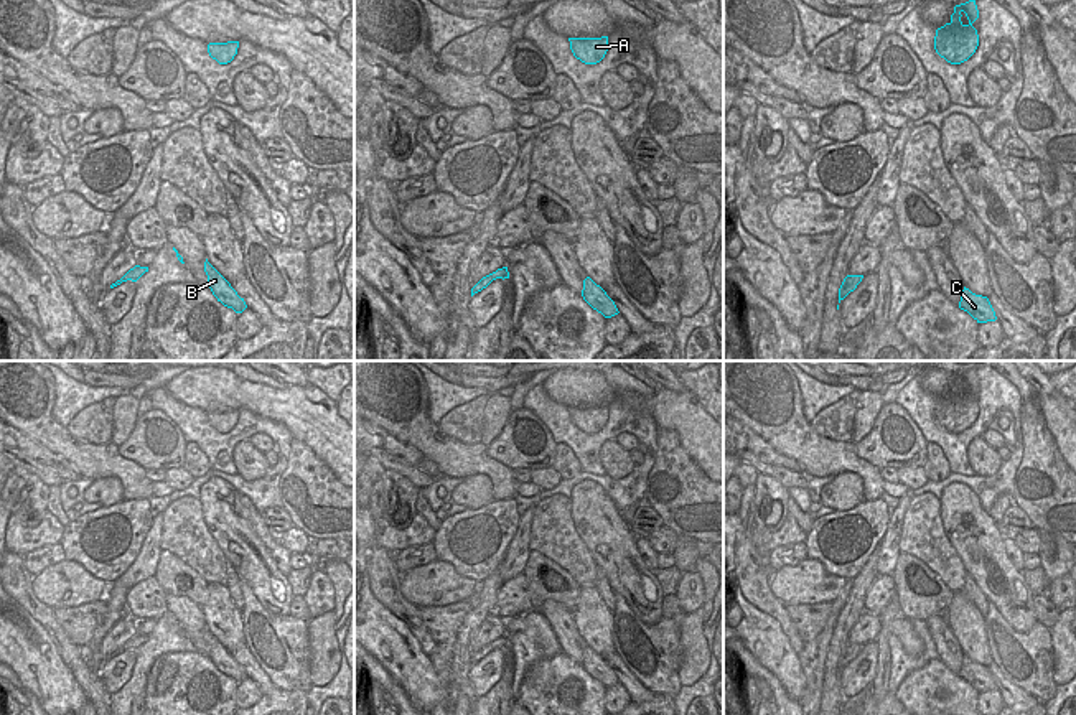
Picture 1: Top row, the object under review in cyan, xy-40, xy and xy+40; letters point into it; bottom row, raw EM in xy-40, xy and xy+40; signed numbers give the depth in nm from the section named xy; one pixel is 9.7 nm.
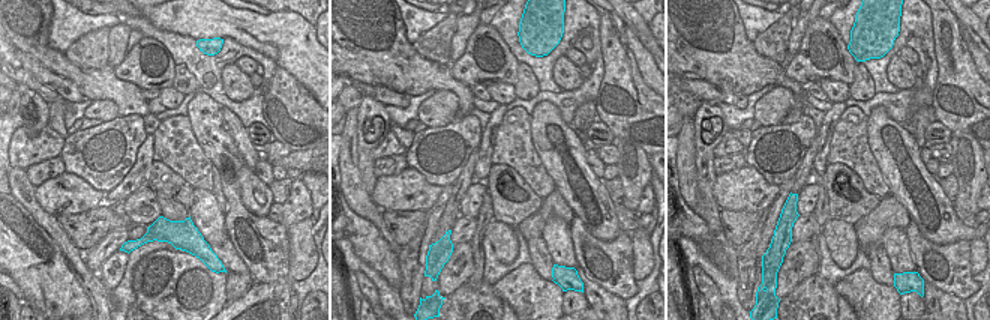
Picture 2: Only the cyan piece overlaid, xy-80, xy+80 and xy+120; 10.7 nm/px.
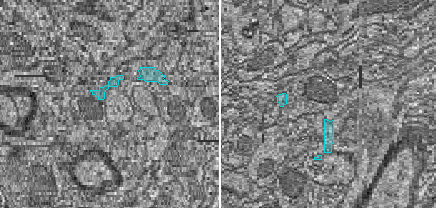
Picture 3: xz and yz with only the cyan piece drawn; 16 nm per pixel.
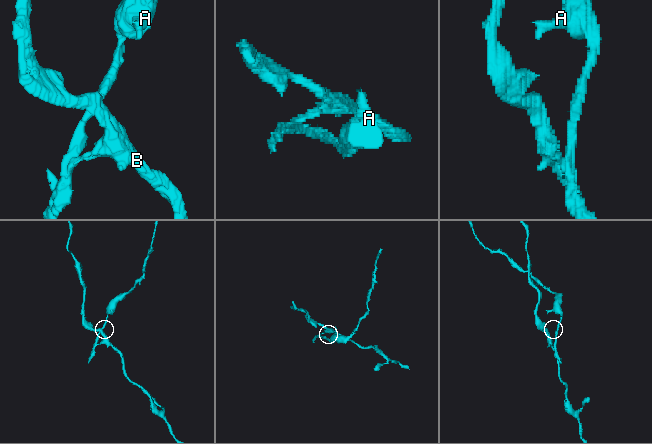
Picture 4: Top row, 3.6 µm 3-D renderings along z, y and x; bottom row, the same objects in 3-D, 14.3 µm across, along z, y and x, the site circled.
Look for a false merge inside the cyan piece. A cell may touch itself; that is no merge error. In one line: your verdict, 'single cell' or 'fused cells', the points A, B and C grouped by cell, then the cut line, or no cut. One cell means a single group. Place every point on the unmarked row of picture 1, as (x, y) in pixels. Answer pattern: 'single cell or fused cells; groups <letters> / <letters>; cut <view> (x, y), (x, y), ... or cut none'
fused cells; groups A / B C; cut xy (490, 643), (495, 648)

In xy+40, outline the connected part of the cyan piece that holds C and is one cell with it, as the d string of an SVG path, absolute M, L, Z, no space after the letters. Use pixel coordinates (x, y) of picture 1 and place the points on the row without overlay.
M964 656L959 677L967 680L977 692L995 690L995 680L987 666L975 664Z

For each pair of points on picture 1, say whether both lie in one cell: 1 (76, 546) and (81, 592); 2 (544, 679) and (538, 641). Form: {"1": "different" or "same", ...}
{"1": "different", "2": "different"}

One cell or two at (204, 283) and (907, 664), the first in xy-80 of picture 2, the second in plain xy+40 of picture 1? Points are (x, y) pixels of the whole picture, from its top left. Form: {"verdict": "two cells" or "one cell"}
{"verdict": "two cells"}

